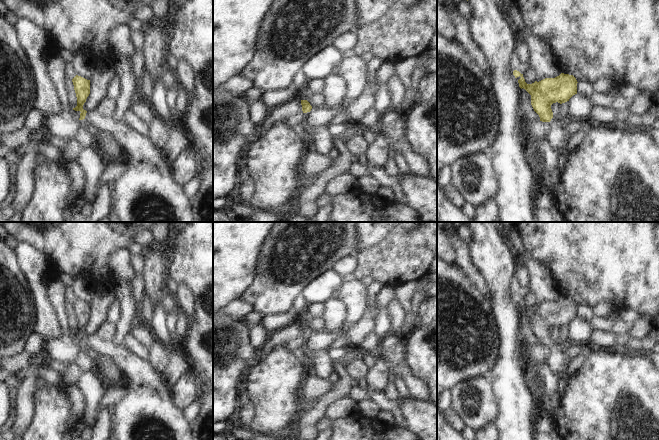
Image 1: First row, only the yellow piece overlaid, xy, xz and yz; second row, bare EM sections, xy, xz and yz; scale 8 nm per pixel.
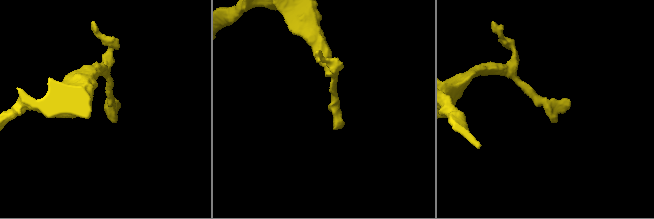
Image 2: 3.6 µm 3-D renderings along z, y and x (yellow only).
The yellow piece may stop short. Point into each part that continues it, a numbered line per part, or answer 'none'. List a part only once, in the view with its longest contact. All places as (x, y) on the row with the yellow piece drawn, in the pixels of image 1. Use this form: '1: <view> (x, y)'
1: xy (82, 138)

